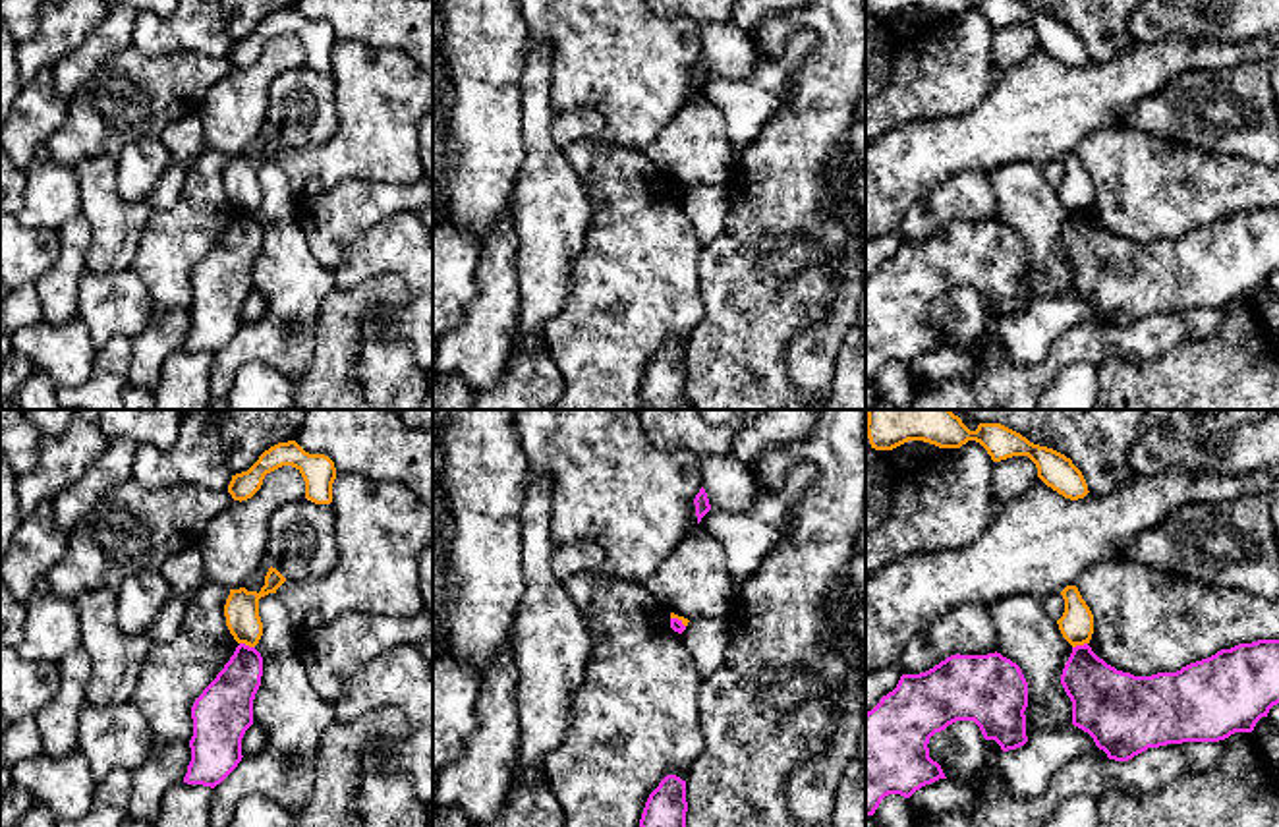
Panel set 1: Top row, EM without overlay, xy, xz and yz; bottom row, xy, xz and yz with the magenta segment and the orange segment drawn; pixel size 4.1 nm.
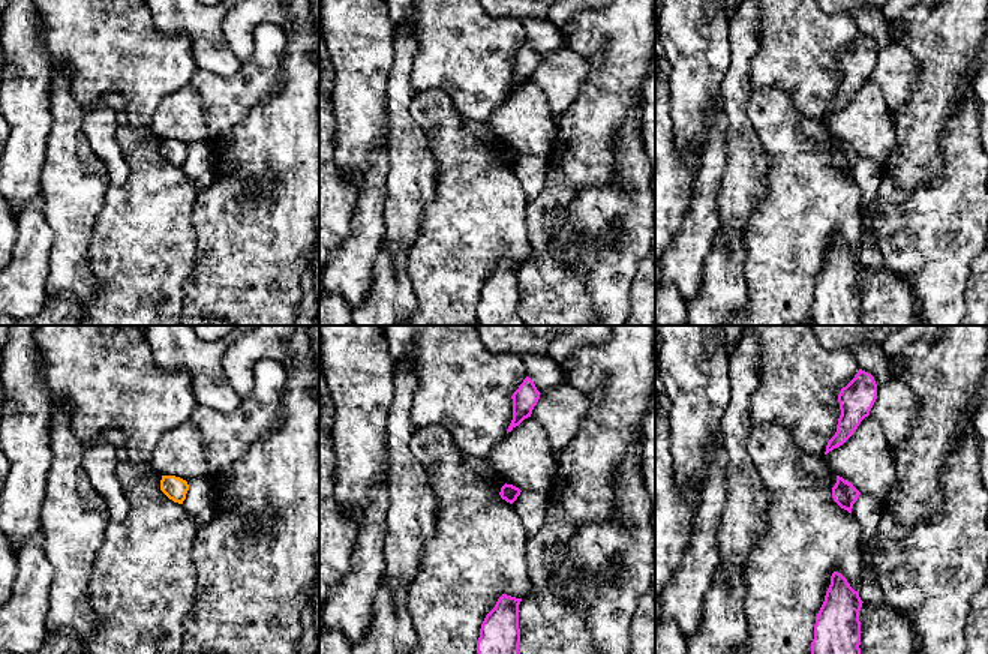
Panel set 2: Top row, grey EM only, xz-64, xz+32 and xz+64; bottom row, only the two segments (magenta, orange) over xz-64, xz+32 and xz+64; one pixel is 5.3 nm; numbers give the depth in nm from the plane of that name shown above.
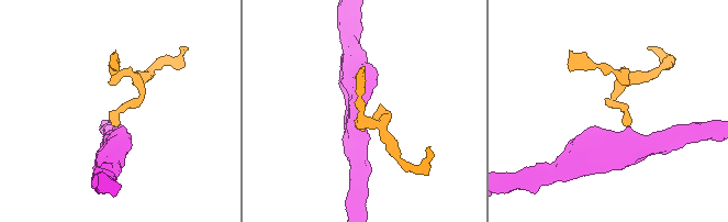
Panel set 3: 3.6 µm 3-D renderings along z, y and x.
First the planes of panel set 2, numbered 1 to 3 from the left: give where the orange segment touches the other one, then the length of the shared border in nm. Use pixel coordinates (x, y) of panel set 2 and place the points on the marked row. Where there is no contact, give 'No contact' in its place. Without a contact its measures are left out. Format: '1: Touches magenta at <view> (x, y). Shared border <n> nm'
1: No contact
2: No contact
3: No contact

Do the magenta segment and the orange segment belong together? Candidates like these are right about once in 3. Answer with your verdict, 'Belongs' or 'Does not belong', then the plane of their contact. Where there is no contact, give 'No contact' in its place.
Does not belong. Touches magenta in xy

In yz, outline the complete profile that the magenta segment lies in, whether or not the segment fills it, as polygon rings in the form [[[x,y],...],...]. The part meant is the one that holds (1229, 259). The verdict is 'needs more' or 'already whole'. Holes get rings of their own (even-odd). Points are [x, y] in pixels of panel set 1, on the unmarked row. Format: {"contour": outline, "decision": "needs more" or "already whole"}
{"contour": [[[1279,207],[1238,211],[1177,240],[1151,243],[1117,238],[1084,211],[1072,214],[1061,251],[1072,269],[1072,292],[1088,299],[1109,327],[1128,328],[1148,315],[1219,309],[1235,299],[1252,299],[1279,271]]], "decision": "already whole"}

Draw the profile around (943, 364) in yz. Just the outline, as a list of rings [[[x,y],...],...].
[[[939,346],[916,357],[908,367],[912,375],[925,381],[970,379],[976,371],[976,354],[974,350]]]

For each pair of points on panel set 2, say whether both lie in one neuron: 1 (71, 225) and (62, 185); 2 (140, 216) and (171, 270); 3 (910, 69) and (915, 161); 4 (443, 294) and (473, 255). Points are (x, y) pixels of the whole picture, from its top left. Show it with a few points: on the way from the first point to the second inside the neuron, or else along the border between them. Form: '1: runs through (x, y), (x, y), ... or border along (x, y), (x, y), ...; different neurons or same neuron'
1: runs through (71, 215), (71, 195); same neuron
2: runs through (143, 230), (144, 243), (158, 257); same neuron
3: border along (912, 53), (919, 75), (910, 95), (892, 113); different neurons
4: runs through (447, 285), (464, 264); same neuron

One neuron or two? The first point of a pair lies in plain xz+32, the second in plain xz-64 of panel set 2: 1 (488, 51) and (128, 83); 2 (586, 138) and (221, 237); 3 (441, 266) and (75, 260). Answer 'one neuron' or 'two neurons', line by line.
1: one neuron
2: one neuron
3: two neurons

